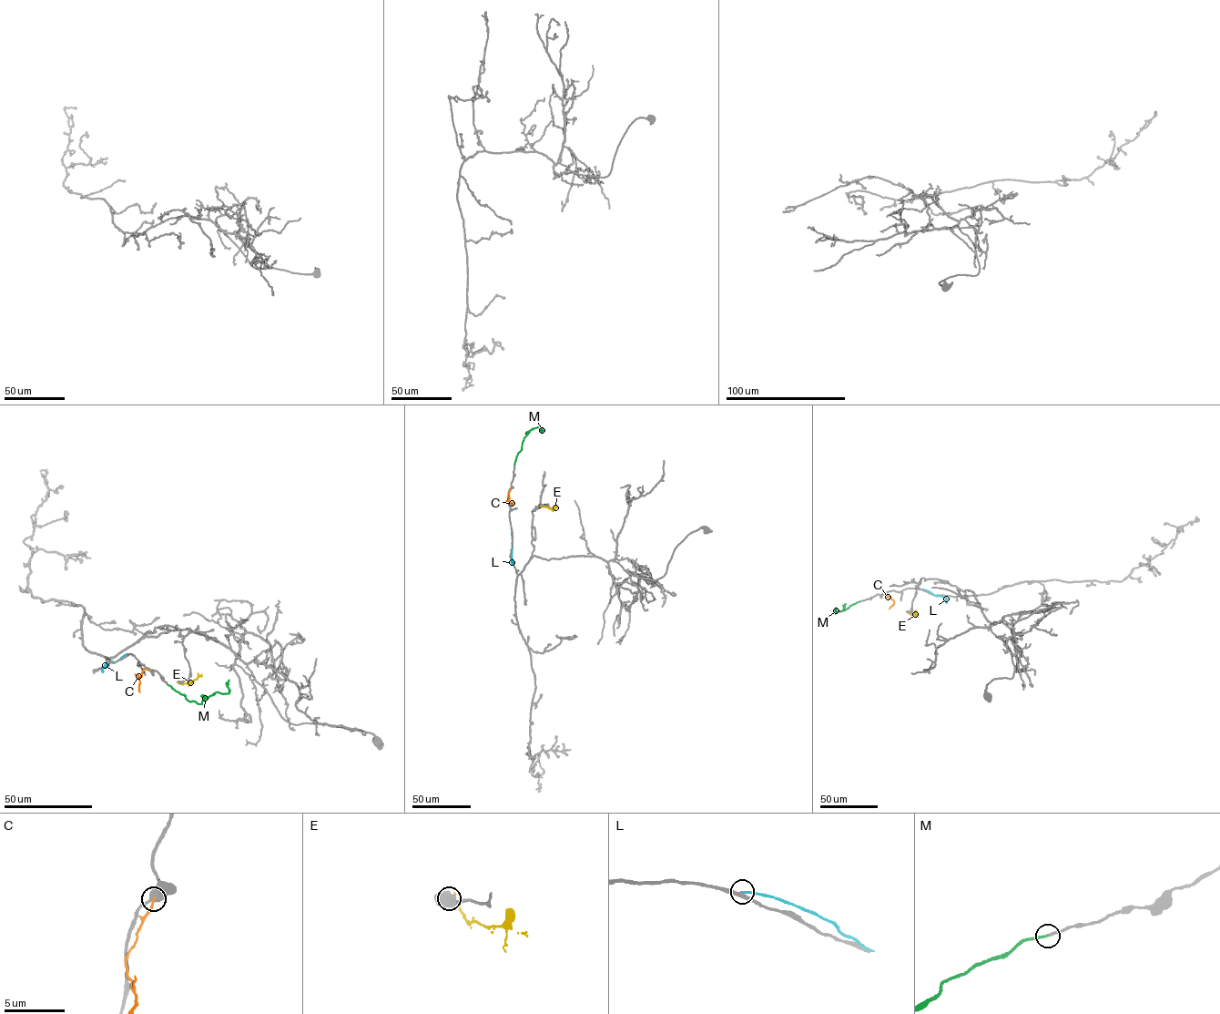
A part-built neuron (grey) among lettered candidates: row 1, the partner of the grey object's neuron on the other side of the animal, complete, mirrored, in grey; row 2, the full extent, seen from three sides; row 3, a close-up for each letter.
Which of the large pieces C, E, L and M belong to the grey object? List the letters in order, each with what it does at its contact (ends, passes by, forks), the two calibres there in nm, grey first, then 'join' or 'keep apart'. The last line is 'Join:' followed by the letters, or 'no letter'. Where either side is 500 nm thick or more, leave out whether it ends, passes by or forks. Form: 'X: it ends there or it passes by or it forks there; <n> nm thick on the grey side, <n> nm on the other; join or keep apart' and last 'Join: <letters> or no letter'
C: 550 nm thick on the grey side, 180 nm on the other; keep apart
E: 650 nm thick on the grey side, 340 nm on the other; keep apart
L: it ends there; 280 nm thick on the grey side, 180 nm on the other; keep apart
M: it ends there; 220 nm thick on the grey side, 260 nm on the other; join
Join: M

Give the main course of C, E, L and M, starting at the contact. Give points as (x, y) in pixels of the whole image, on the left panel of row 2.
C: (150, 671), (144, 669), (138, 676), (139, 692)
E: (178, 681), (191, 682), (201, 676)
L: (127, 654), (107, 662), (102, 672)
M: (167, 684), (188, 701), (201, 704), (217, 691), (228, 693), (228, 680)

